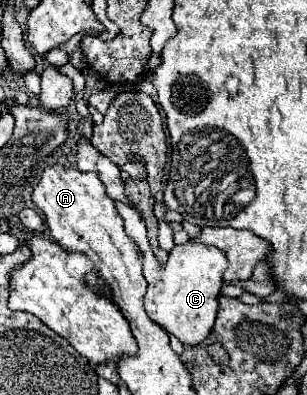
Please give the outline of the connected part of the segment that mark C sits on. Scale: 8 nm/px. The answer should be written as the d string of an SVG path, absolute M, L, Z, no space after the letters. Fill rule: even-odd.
M114 201L120 217L124 219L126 233L136 241L144 253L144 277L148 281L148 293L144 297L144 307L150 319L154 319L162 329L176 335L184 345L198 345L204 341L218 315L218 295L224 287L222 273L228 269L228 257L218 247L210 247L198 241L188 241L180 245L180 261L160 267L146 237L146 225L142 217L126 203Z

